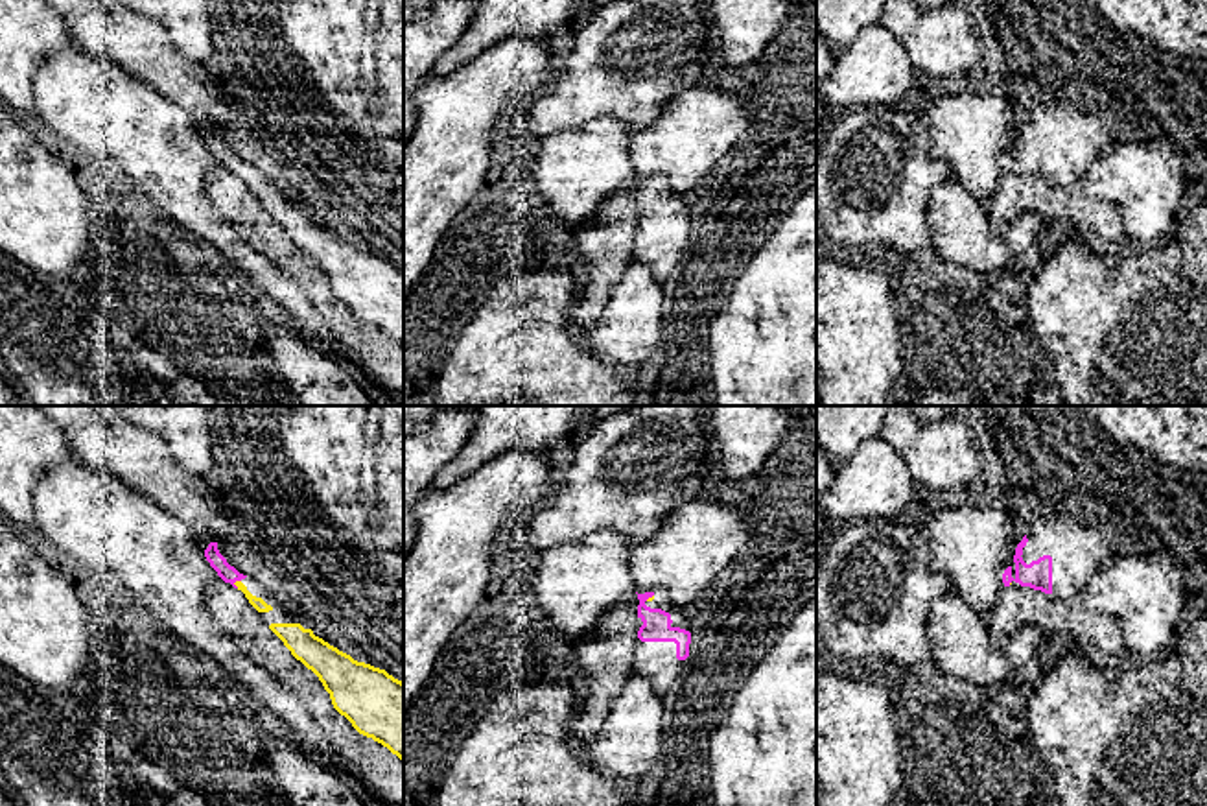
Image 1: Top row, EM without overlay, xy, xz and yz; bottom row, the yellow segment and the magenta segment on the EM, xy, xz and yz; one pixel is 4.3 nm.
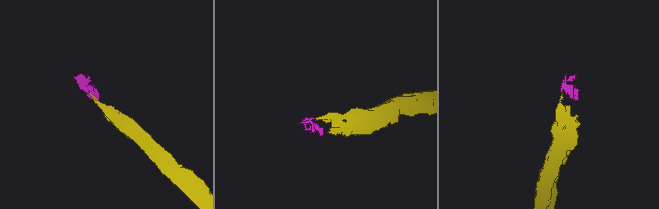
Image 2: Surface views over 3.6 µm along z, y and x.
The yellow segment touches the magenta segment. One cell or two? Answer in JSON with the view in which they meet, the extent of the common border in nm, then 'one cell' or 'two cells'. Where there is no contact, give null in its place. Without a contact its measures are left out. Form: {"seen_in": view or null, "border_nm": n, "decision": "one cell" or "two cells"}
{"seen_in": "xy", "border_nm": 40, "decision": "one cell"}

